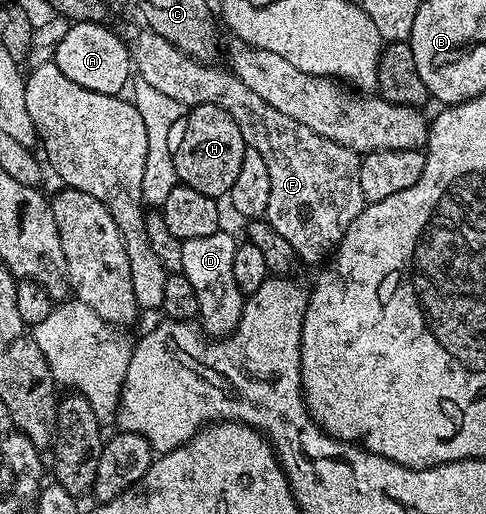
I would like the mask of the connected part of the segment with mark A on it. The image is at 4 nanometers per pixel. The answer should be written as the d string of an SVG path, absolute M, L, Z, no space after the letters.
M100 21L73 22L68 28L66 37L58 41L54 62L66 77L80 85L82 89L119 96L128 83L128 74L131 76L134 71L132 56L123 38L102 24Z

